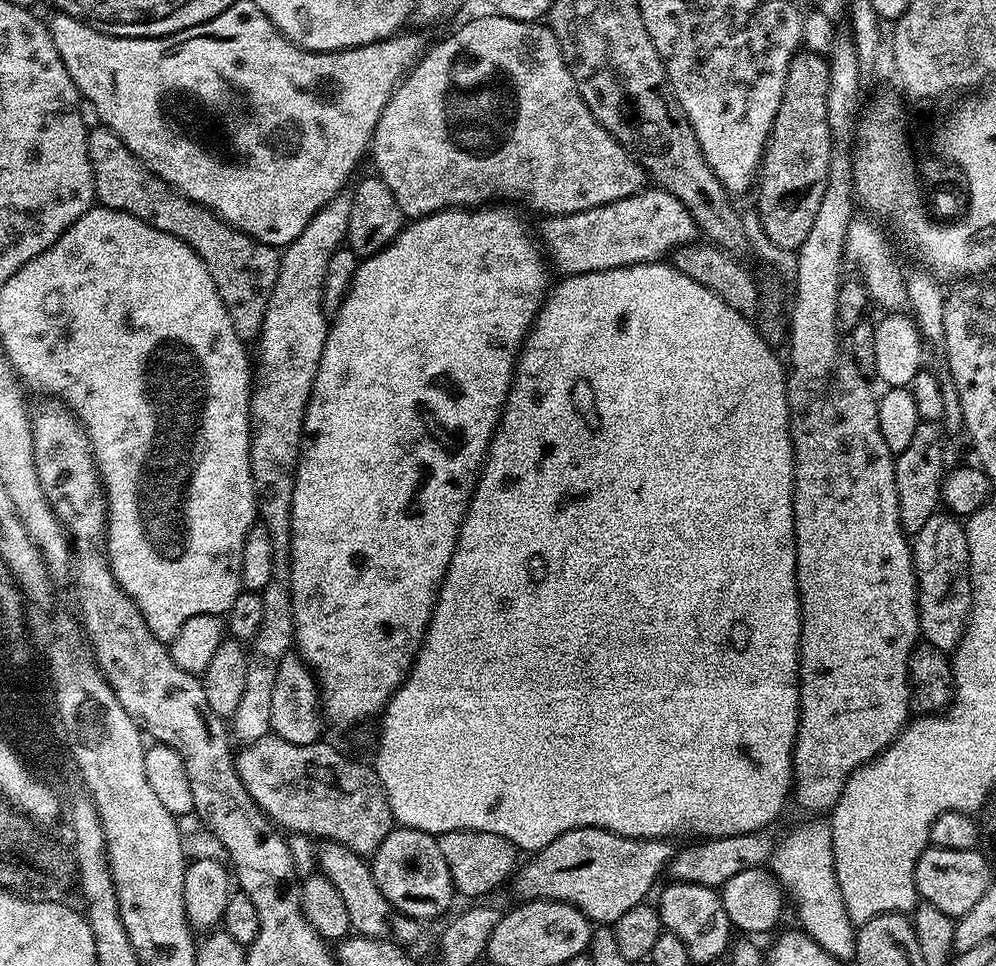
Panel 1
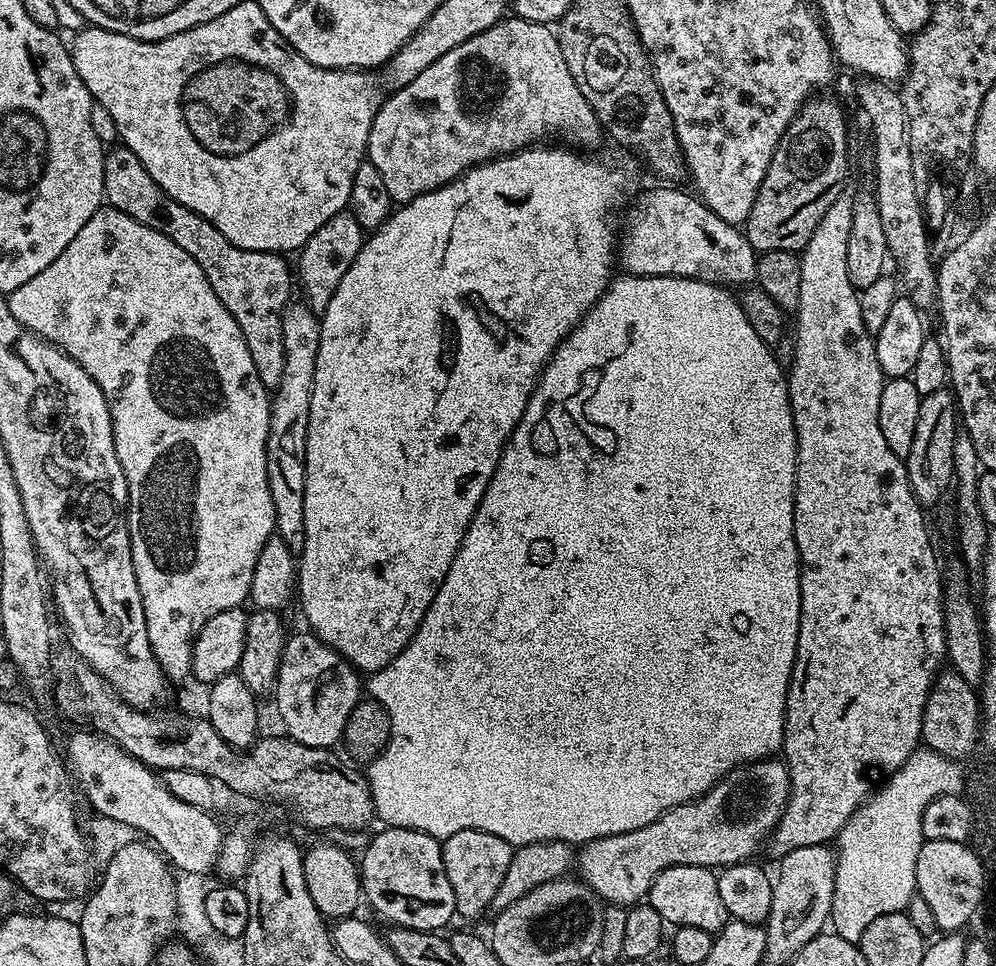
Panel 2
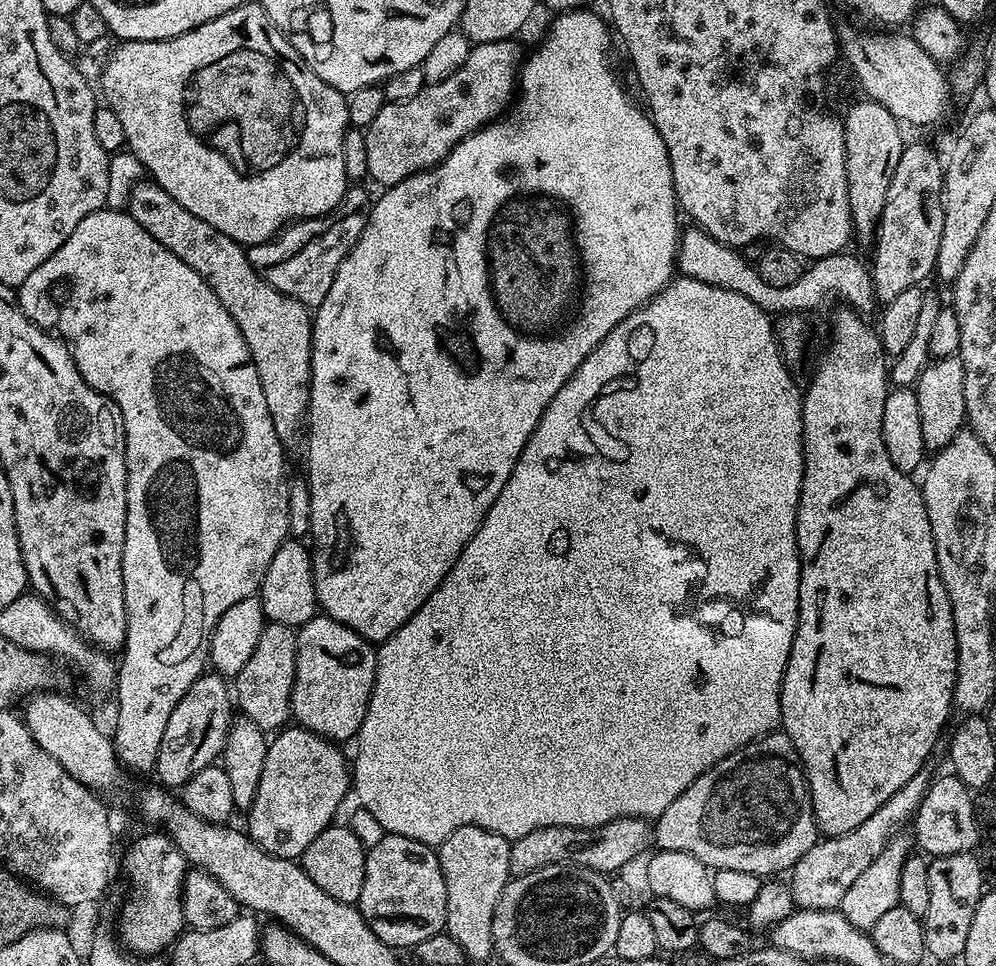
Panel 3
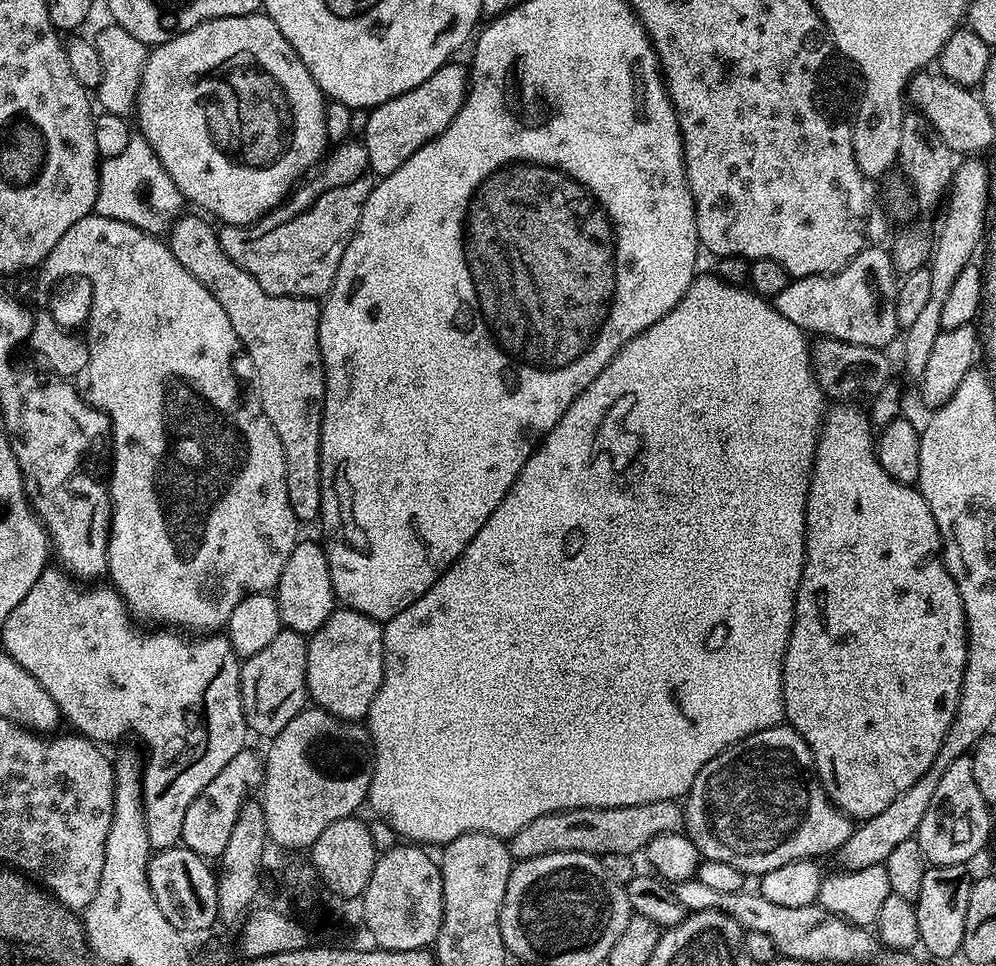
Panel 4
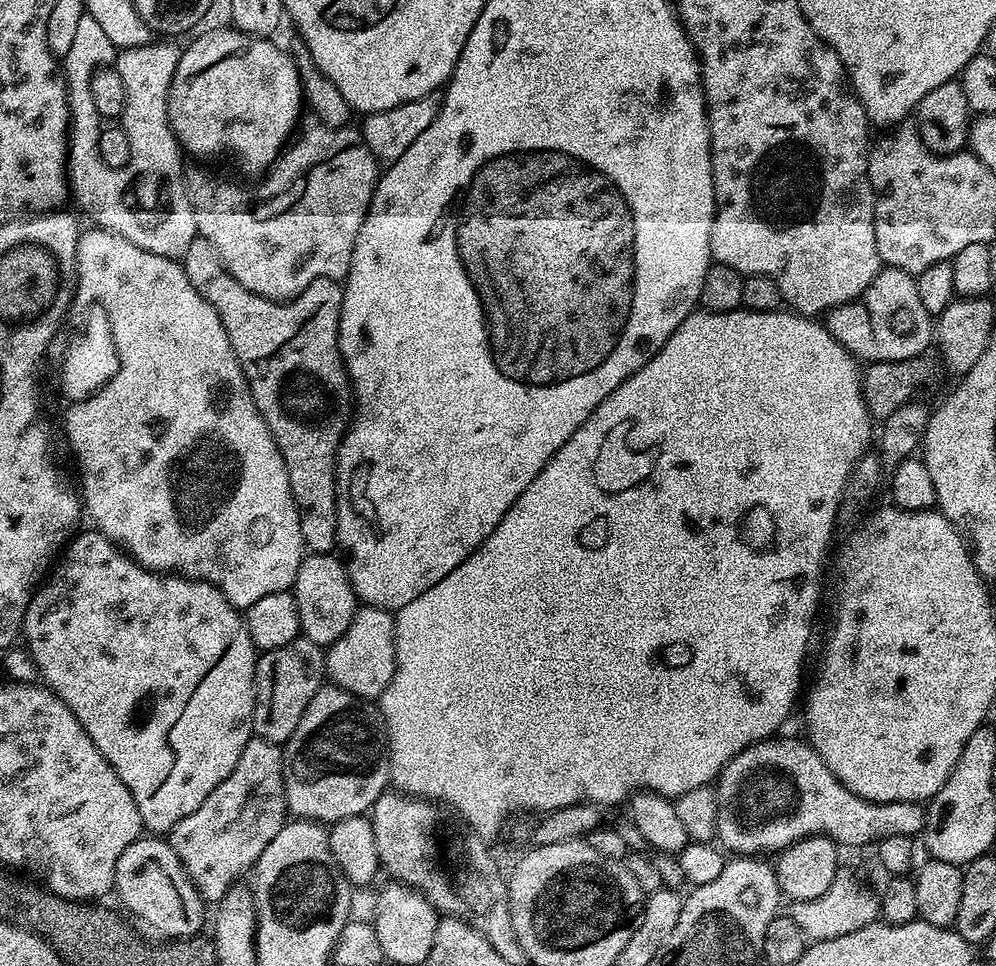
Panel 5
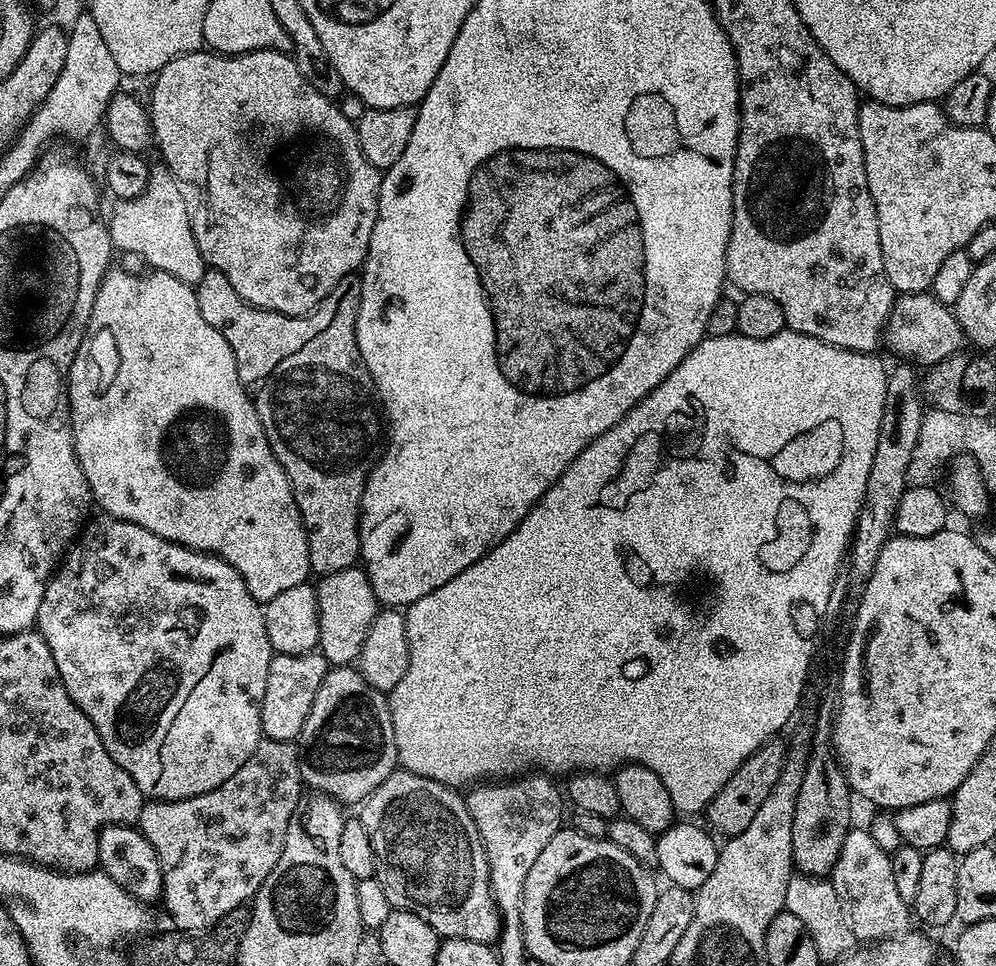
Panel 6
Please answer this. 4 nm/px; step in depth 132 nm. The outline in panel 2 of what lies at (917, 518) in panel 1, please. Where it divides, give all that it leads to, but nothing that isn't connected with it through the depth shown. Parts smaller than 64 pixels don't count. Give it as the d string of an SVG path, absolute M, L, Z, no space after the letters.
M947 387L920 397L918 427L914 430L914 446L906 457L906 467L914 498L921 506L936 504L953 485L954 442L958 433L958 405Z

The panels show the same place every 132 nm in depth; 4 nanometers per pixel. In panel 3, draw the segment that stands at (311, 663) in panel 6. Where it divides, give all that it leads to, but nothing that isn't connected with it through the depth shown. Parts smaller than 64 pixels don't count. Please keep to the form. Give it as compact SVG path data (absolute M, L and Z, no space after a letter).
M265 623L262 638L258 638L258 647L254 649L254 654L250 654L250 662L246 662L246 666L242 666L242 670L234 677L234 700L239 711L268 734L283 729L292 714L292 691L296 677L296 634L297 629L290 626Z

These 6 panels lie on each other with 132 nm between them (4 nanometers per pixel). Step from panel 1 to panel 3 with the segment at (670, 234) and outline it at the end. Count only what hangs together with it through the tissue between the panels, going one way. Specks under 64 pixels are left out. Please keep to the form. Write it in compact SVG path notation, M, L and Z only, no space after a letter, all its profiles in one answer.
M688 226L683 229L676 249L676 266L680 276L689 276L710 286L734 290L742 294L742 298L750 298L754 306L769 314L820 310L831 296L841 296L845 305L861 314L868 314L872 304L877 303L872 274L865 261L863 264L858 257L851 256L850 253L848 250L835 252L832 256L824 256L821 260L809 263L802 278L798 278L798 282L793 282L791 286L770 286L760 277L755 263L745 258L743 251L729 248L700 228Z

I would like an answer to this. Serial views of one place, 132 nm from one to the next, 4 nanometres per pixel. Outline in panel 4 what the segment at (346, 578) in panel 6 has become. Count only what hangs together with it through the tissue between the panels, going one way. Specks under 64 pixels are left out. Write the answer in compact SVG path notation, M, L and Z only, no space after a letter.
M304 539L296 543L290 558L286 558L286 566L282 566L274 595L280 611L280 623L287 631L311 634L323 626L326 618L330 618L330 614L338 607L323 543L316 541L315 544L312 540Z

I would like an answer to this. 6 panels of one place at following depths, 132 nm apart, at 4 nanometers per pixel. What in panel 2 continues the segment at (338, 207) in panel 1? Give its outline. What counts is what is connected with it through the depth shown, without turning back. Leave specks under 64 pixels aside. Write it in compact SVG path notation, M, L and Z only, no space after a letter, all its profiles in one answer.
M303 302L289 303L282 313L282 346L286 348L286 366L282 366L282 382L271 397L266 474L270 482L270 498L274 498L275 535L280 536L282 542L286 542L286 546L297 554L303 553L306 542L306 434L319 345L317 313Z

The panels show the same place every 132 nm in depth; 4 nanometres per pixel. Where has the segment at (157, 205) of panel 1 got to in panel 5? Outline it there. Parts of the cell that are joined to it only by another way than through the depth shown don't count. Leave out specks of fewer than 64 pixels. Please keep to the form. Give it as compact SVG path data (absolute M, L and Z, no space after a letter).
M197 234L194 242L183 258L184 273L190 278L190 286L214 306L222 326L230 338L244 379L252 392L254 402L262 414L276 445L280 447L282 458L286 462L286 474L290 478L290 490L300 512L300 525L305 549L309 553L331 553L337 547L336 542L336 451L350 423L354 412L352 383L348 381L348 371L344 368L344 359L340 357L338 346L338 326L342 314L344 289L341 281L330 278L314 278L300 295L286 301L267 300L242 286L225 269L218 250L206 242L206 238Z

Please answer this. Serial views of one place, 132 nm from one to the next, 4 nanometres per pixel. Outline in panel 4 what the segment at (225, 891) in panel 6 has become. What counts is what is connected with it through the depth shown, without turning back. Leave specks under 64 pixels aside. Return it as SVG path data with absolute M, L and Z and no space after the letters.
M245 750L234 754L222 771L215 776L190 802L190 810L186 810L186 818L182 818L183 847L194 850L205 858L218 858L226 850L226 842L230 842L230 834L234 834L234 824L238 822L238 814L242 810L245 800L249 799L251 788L259 789L264 782L265 761L256 752Z

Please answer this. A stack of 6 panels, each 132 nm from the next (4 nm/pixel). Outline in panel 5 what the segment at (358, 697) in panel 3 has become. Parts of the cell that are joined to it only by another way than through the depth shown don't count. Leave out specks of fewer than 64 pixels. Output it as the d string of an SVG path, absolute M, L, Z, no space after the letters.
M357 607L350 626L346 626L346 634L342 634L342 638L328 645L324 666L327 679L337 688L353 692L361 700L375 701L379 698L386 690L386 686L390 686L390 678L394 678L396 669L396 621L393 613L387 608Z

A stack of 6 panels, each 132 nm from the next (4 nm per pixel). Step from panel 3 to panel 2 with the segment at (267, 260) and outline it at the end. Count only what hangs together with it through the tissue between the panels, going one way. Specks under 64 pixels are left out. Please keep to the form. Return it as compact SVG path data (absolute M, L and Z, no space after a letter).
M351 211L339 212L330 222L326 222L299 249L300 261L294 264L294 272L298 277L298 288L304 291L303 303L313 312L323 314L326 306L330 306L330 298L334 298L334 290L338 290L338 282L342 282L342 274L350 270L354 258L358 258L358 250L364 245L365 229L354 219Z

